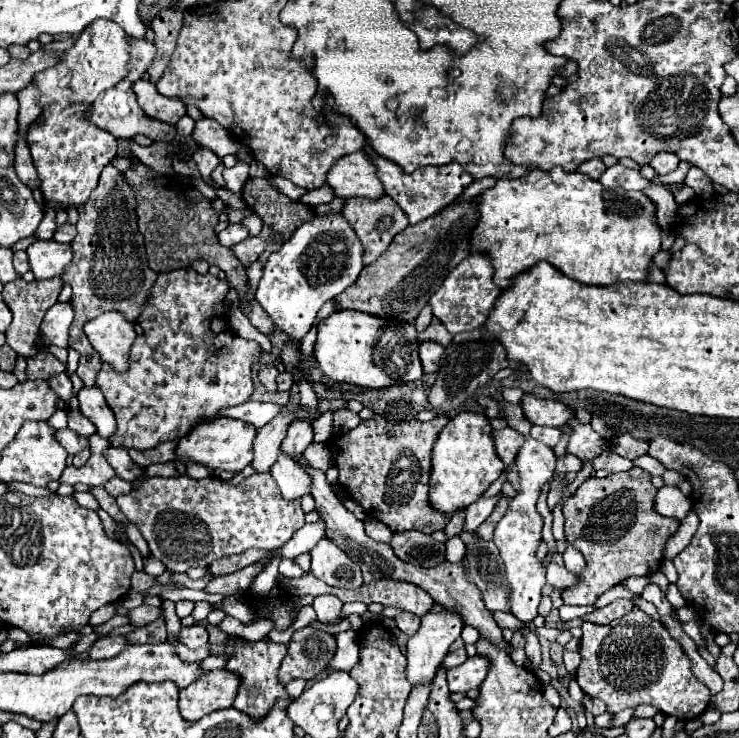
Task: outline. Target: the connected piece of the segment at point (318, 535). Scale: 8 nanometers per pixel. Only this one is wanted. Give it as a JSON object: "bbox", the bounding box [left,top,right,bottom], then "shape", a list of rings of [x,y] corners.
{"bbox":[280,522,324,558],"shape":[[[316,522],[316,524],[304,524],[288,544],[284,544],[280,550],[282,558],[296,558],[304,552],[310,552],[320,540],[324,538],[324,526],[322,522]]]}

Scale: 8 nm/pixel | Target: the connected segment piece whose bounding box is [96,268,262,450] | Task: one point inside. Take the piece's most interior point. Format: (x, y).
(181, 370)

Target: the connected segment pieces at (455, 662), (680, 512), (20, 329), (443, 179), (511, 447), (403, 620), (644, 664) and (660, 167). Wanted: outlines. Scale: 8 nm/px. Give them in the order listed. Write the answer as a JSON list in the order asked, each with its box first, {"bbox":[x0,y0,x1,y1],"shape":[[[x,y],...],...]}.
[{"bbox":[442,647,468,668],"shape":[[[461,647],[457,650],[450,651],[446,657],[444,658],[442,664],[446,668],[452,668],[454,666],[458,666],[462,663],[464,663],[468,658],[466,649],[464,647]]]},{"bbox":[654,486,692,520],"shape":[[[662,486],[656,494],[654,510],[662,516],[684,520],[692,510],[692,502],[676,486]]]},{"bbox":[2,276,62,358],"shape":[[[58,276],[48,278],[48,280],[32,280],[32,282],[24,282],[22,278],[16,278],[8,284],[4,284],[2,290],[2,298],[8,304],[10,312],[12,312],[12,324],[6,330],[6,344],[24,358],[30,358],[34,354],[38,354],[40,350],[36,348],[36,338],[38,338],[38,326],[42,322],[42,318],[46,316],[46,312],[56,304],[58,294],[62,290],[62,280]]]},{"bbox":[364,144,476,224],"shape":[[[364,144],[364,152],[368,154],[368,158],[372,160],[372,164],[376,166],[378,178],[384,186],[384,192],[394,198],[394,202],[406,212],[406,216],[410,218],[410,224],[418,224],[434,214],[438,214],[444,206],[448,206],[454,198],[458,198],[462,194],[462,190],[466,186],[470,186],[476,178],[472,174],[468,174],[458,162],[454,164],[446,164],[446,166],[434,166],[434,168],[422,168],[418,172],[412,174],[404,174],[404,170],[394,164],[392,160],[386,160],[382,156],[378,156],[370,144]]]},{"bbox":[494,428,524,466],"shape":[[[502,428],[502,430],[494,430],[494,446],[498,452],[498,458],[510,466],[516,460],[516,452],[522,444],[524,436],[512,428]]]},{"bbox":[394,612,420,636],"shape":[[[400,612],[398,616],[394,616],[394,622],[396,622],[398,630],[402,630],[406,636],[414,636],[420,628],[420,618],[410,612]]]},{"bbox":[576,606,710,720],"shape":[[[636,606],[608,626],[584,622],[578,652],[582,662],[576,670],[576,678],[582,692],[604,700],[612,714],[648,704],[666,716],[692,720],[704,714],[710,704],[710,690],[692,674],[690,660],[680,642],[676,642],[658,620]]]},{"bbox":[652,152,680,174],"shape":[[[660,152],[654,160],[652,160],[652,168],[656,170],[656,174],[670,174],[670,172],[674,172],[676,168],[678,168],[678,164],[680,164],[680,160],[674,156],[674,154],[670,154],[670,152]]]}]

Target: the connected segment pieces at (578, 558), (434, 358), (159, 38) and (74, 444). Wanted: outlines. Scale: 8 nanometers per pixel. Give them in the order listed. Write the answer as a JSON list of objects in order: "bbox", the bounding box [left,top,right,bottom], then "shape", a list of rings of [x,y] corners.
[{"bbox":[564,544,586,574],"shape":[[[568,544],[564,552],[564,566],[574,574],[579,574],[586,566],[584,556],[576,548],[572,548],[572,544]]]},{"bbox":[420,342,444,374],"shape":[[[436,342],[420,344],[420,360],[424,366],[424,374],[434,374],[438,370],[438,362],[440,362],[442,352],[444,352],[444,346],[440,346]]]},{"bbox":[146,10,182,84],"shape":[[[172,10],[162,12],[160,18],[152,22],[152,30],[156,34],[156,38],[154,38],[156,58],[152,60],[150,68],[146,70],[150,74],[150,82],[152,84],[156,84],[160,80],[162,72],[166,70],[168,60],[170,60],[170,56],[174,52],[174,46],[176,46],[176,38],[178,38],[180,28],[182,28],[182,14],[172,12]]]},{"bbox":[54,428,88,456],"shape":[[[64,428],[64,430],[56,430],[54,432],[54,438],[68,450],[68,454],[70,456],[74,456],[76,452],[80,452],[82,448],[86,448],[88,446],[88,440],[86,438],[82,438],[82,436],[78,436],[76,432],[72,432],[70,428]]]}]

